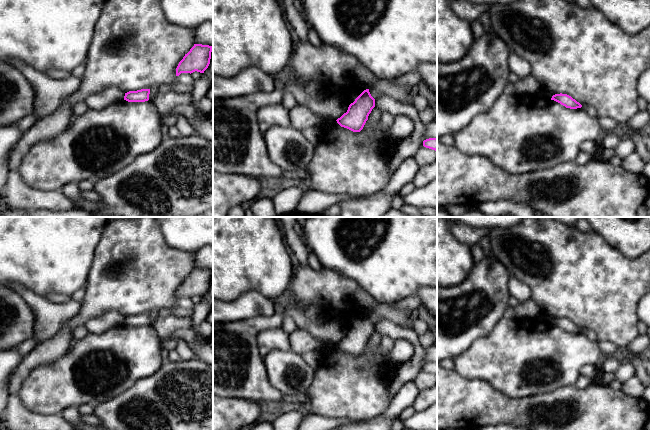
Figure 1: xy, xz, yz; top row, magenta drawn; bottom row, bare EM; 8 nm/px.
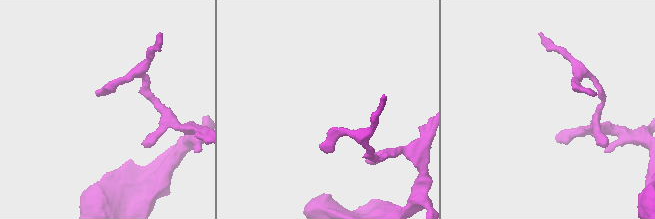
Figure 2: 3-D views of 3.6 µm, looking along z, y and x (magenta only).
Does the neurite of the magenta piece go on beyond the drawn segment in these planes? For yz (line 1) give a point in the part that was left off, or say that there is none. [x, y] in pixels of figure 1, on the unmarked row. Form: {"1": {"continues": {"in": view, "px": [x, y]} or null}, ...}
{"1": {"continues": null}}

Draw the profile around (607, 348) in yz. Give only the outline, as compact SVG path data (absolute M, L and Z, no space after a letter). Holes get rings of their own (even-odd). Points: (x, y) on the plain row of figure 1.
M601 341L598 344L603 356L614 355L618 349L617 345L610 341Z

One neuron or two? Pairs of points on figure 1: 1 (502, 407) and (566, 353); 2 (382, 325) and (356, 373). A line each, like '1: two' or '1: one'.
1: two
2: two

